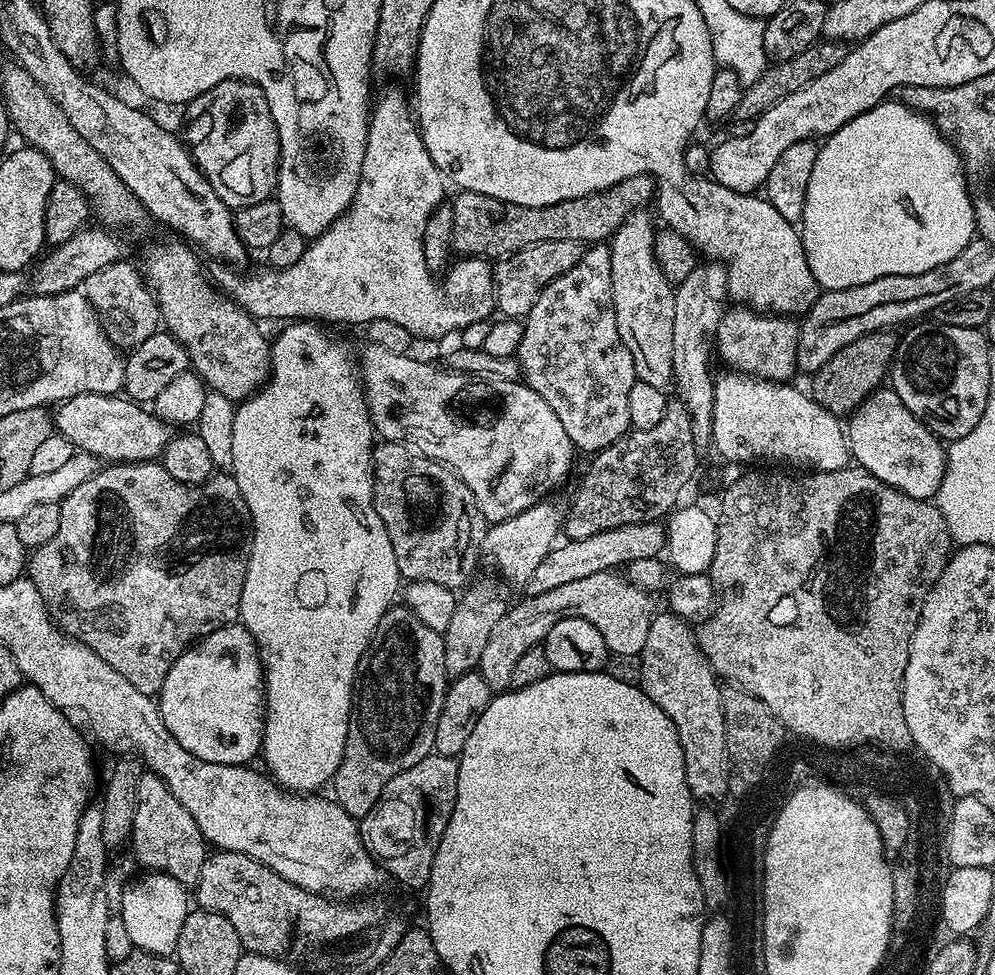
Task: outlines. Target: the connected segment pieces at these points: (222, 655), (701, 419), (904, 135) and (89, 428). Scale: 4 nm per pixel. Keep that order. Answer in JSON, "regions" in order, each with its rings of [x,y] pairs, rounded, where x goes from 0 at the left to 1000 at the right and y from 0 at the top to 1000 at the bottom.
{"regions":[[[[238,638],[228,640],[215,650],[198,656],[192,665],[188,665],[171,683],[171,691],[167,691],[167,699],[163,699],[163,708],[159,711],[159,721],[163,741],[167,741],[167,749],[179,757],[179,762],[186,769],[191,769],[195,777],[203,777],[203,782],[216,784],[248,785],[253,778],[260,776],[265,761],[265,682],[261,680],[261,668],[257,666],[251,646]]],[[[704,269],[693,282],[685,285],[683,291],[678,292],[679,305],[677,306],[677,399],[683,404],[682,413],[693,425],[695,430],[696,445],[699,456],[704,459],[715,454],[716,426],[718,425],[718,382],[712,378],[712,364],[717,364],[720,339],[727,326],[730,313],[728,308],[733,307],[732,282],[728,272],[723,269]]],[[[908,105],[892,106],[881,107],[870,117],[866,117],[855,123],[850,129],[846,129],[838,138],[831,141],[823,149],[820,157],[818,174],[814,178],[814,191],[810,195],[806,241],[810,265],[814,269],[814,277],[825,296],[857,295],[866,293],[870,289],[878,289],[887,283],[927,281],[931,277],[939,277],[943,272],[955,269],[955,265],[963,265],[963,261],[967,261],[967,256],[971,256],[973,249],[982,241],[977,203],[973,200],[973,186],[969,184],[969,174],[960,152],[950,144],[949,138],[943,134],[932,119],[917,114]]],[[[78,404],[63,411],[54,425],[54,439],[72,454],[73,461],[96,469],[101,474],[144,476],[164,469],[165,459],[175,443],[156,422],[144,423],[138,411],[124,405]]]]}

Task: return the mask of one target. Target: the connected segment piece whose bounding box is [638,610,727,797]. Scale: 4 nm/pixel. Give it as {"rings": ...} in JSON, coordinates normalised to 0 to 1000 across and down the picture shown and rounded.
{"rings":[[[673,626],[658,629],[650,647],[649,657],[641,674],[643,697],[641,704],[658,723],[665,728],[681,750],[681,757],[685,762],[687,789],[689,790],[690,805],[697,816],[712,816],[720,814],[726,808],[726,798],[731,794],[729,736],[725,726],[725,705],[721,694],[709,679],[698,655],[694,641]]]}

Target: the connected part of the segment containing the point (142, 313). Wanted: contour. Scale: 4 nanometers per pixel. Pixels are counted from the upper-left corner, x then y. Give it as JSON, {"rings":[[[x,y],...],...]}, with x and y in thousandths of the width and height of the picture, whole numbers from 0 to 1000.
{"rings":[[[122,265],[117,270],[107,272],[83,289],[82,298],[96,320],[96,326],[109,344],[109,349],[119,359],[132,359],[147,351],[162,335],[161,316],[157,307],[145,290],[142,276],[128,271]]]}

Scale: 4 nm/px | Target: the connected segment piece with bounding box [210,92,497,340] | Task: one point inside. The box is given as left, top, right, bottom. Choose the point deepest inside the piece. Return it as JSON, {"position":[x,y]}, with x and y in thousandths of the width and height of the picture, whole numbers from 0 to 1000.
{"position":[372,271]}

